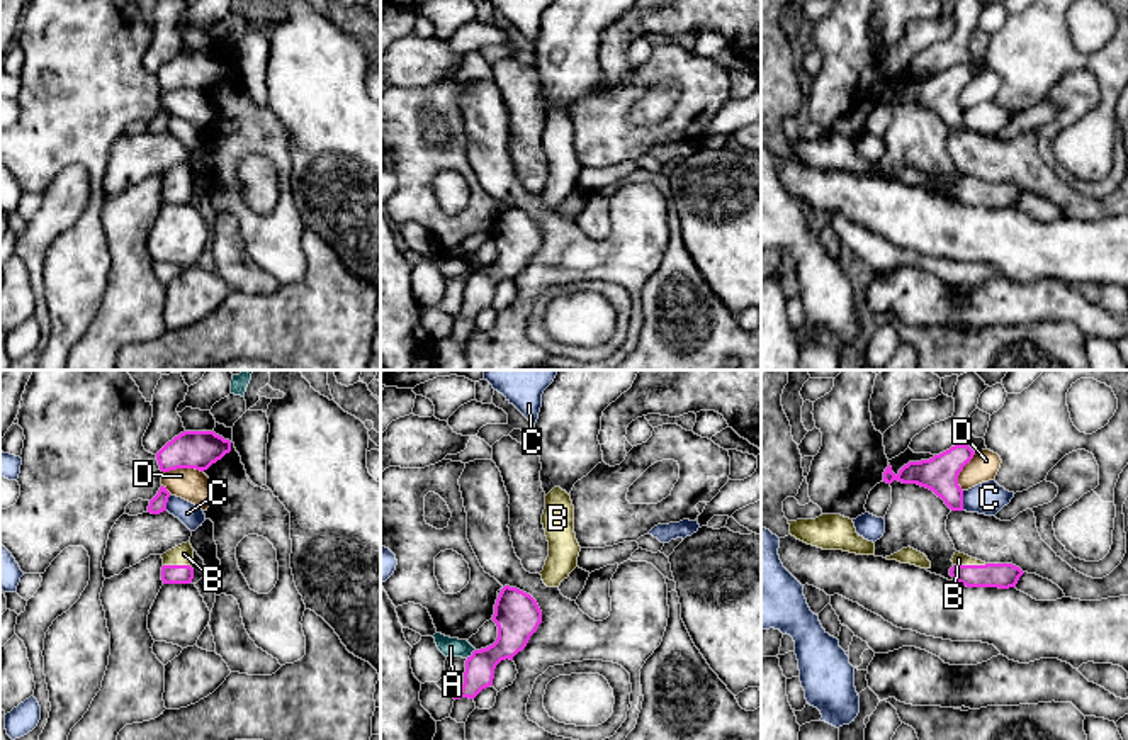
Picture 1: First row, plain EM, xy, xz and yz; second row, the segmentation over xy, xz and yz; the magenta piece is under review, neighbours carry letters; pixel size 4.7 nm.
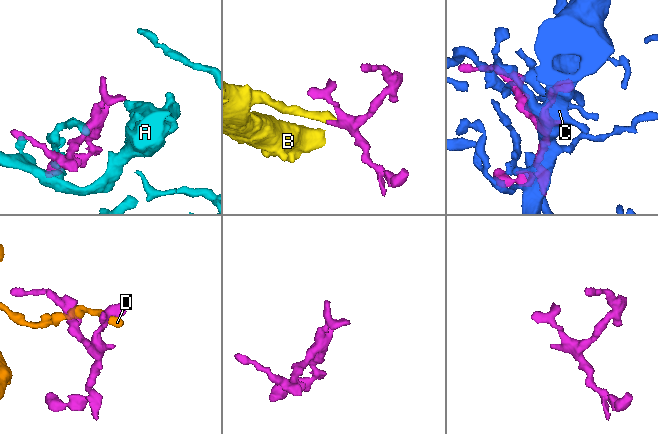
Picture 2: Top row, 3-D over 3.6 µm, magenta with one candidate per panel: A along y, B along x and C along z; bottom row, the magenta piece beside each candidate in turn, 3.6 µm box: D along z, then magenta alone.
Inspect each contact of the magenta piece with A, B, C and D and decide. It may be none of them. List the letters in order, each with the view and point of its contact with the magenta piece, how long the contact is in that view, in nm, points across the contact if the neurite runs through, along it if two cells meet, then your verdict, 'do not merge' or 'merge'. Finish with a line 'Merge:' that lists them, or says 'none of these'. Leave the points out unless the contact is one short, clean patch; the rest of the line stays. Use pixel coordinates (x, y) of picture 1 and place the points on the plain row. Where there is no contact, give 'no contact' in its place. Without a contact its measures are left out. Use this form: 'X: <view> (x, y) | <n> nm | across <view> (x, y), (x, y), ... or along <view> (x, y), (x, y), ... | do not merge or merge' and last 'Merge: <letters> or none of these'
A: xz (473, 274) | 60 nm | do not merge
B: yz (969, 185) | 160 nm | across yz (1003, 196), (977, 194), (969, 185), (958, 179) | merge
C: yz (962, 121) | 100 nm | do not merge
D: xy (182, 87) | 200 nm | along xy (203, 90), (170, 89), (162, 92) | do not merge
Merge: B

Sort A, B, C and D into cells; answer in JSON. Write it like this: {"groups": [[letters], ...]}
{"groups": [["A"], ["B"], ["C"], ["D"]]}

